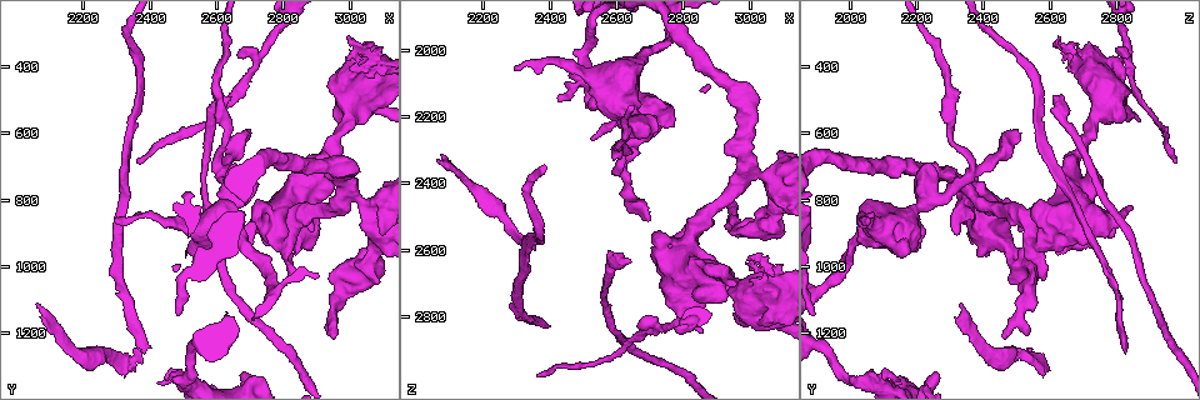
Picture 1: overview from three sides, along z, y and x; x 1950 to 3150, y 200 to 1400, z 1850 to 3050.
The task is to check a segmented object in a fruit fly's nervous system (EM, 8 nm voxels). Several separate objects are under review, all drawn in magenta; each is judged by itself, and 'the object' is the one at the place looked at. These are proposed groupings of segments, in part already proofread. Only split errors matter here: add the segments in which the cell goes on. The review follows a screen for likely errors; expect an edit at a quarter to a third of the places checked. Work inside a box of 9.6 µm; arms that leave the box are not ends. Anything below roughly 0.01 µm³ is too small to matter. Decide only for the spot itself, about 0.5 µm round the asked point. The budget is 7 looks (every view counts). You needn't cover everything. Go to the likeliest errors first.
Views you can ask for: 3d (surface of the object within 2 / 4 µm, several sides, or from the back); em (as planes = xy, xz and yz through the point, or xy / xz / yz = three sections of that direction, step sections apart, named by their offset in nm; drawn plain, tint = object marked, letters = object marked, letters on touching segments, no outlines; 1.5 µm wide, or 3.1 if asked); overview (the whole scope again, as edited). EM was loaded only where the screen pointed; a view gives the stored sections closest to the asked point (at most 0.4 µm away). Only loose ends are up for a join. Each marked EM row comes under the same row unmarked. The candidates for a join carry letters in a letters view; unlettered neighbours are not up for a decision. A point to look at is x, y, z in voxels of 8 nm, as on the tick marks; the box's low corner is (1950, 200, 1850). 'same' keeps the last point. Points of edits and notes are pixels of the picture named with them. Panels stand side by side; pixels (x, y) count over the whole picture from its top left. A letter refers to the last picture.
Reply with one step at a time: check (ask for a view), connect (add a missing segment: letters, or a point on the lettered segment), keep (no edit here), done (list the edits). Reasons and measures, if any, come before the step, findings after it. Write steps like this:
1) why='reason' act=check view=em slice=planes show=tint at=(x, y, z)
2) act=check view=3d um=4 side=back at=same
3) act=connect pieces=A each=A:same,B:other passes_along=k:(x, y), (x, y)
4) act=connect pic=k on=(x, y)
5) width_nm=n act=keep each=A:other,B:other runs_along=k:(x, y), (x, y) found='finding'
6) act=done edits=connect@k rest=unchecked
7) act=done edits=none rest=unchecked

why='tapers out' act=check view=em slice=planes show=letters at=(2360, 680, 2980)

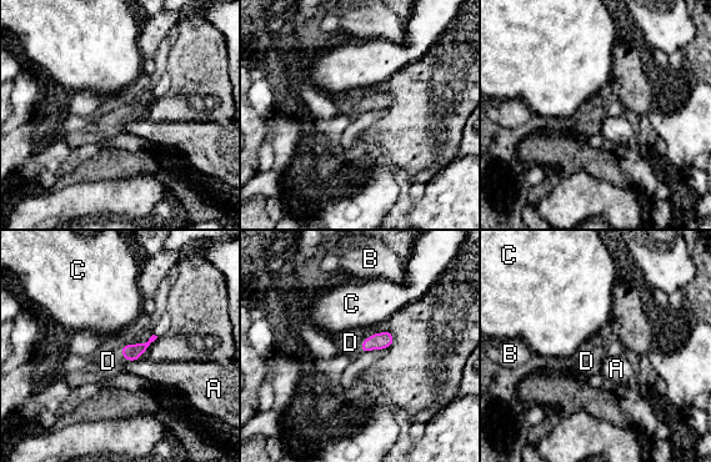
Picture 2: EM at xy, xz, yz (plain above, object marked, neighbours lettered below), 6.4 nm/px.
act=connect pic=2 on=(108, 361) each=A:other,B:other,C:other,D:same found='the cell continues'

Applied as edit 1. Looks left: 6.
why='free end' act=check view=em slice=yz step=8 show=tint at=(2670, 360, 2820)

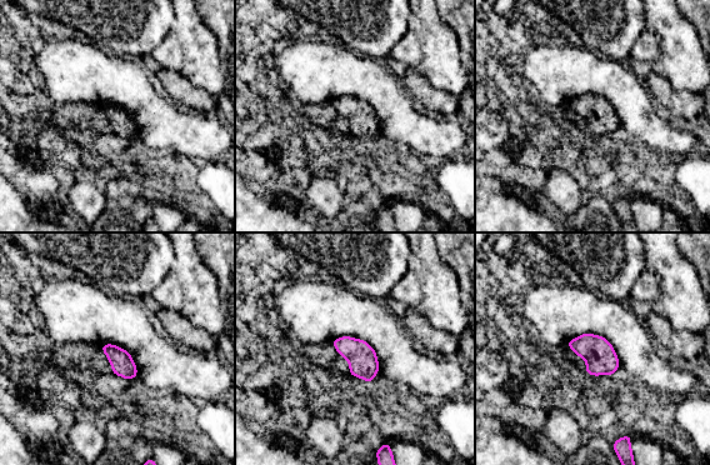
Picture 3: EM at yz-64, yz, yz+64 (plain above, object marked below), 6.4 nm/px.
why='cut it another way' act=check view=em slice=planes show=letters at=same

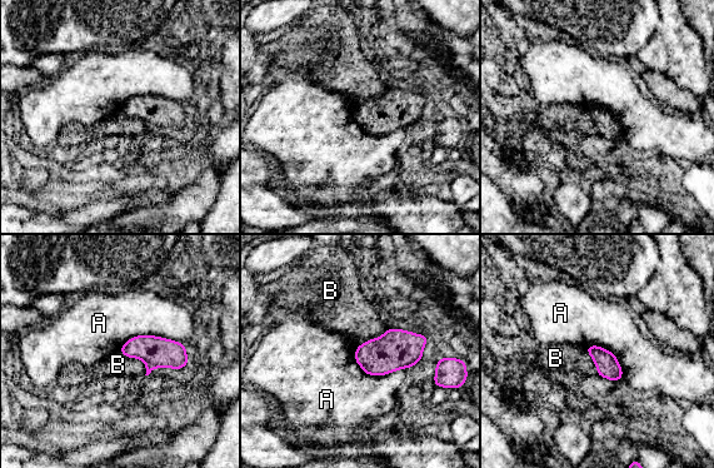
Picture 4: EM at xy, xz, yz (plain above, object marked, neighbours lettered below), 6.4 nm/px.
width_nm=130 act=keep each=A:other,B:other border=4:(119, 350), (139, 358), (146, 373) found='none of them fits'

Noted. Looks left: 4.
why='an open end' act=check view=em slice=planes show=letters at=(2850, 710, 2720)

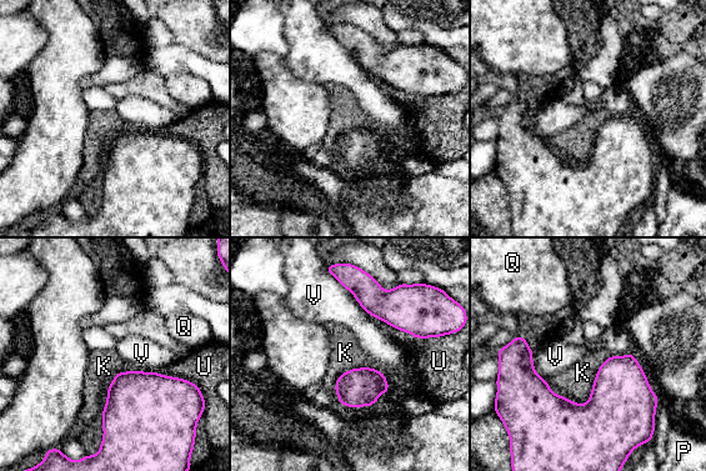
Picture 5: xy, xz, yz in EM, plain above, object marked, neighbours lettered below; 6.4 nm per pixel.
longest_contact=K:360nm act=keep each=K:other,P:other,Q:other,U:other,V:other border=5:(135, 370), (114, 377), (100, 414) found='no lettered segment goes on from it'

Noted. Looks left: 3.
act=done edits=connect@2 rest=unchecked

